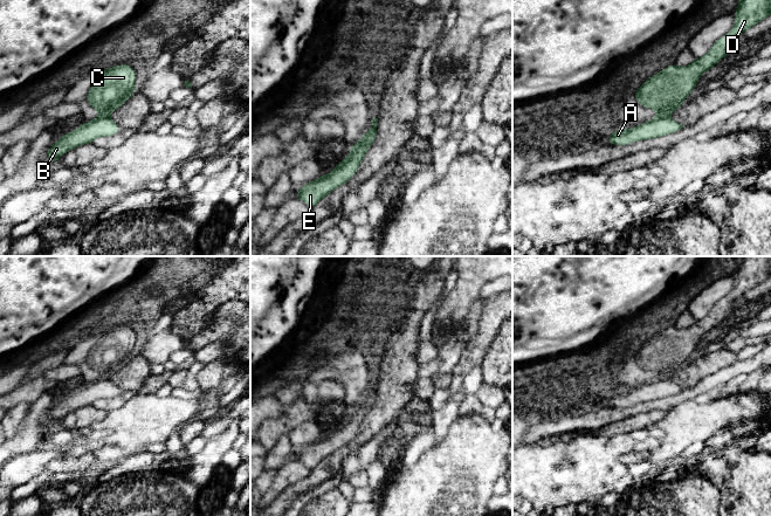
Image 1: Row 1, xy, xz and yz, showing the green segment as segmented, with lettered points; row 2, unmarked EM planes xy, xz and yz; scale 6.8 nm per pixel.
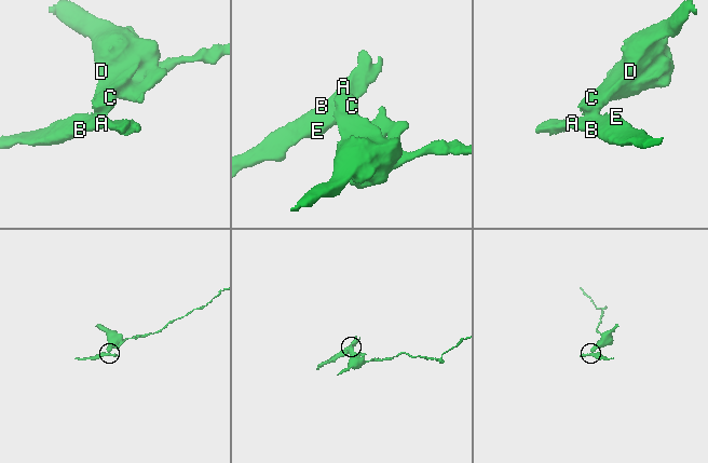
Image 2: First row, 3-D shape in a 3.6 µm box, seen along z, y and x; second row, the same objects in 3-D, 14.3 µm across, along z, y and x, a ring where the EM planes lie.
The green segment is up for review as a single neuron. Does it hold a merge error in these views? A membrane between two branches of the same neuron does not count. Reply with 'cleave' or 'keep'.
cleave

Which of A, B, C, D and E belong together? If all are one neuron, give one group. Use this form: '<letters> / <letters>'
A B E / C D

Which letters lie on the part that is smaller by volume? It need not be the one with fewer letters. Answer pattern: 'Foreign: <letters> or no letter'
Foreign: A, B, E

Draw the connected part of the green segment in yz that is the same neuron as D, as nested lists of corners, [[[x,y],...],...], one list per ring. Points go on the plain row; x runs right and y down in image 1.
[[[739,256],[734,276],[735,287],[710,312],[686,329],[670,326],[650,338],[633,356],[645,370],[658,374],[653,380],[667,380],[677,372],[697,348],[698,340],[730,316],[737,298],[766,281],[771,276],[771,256]]]

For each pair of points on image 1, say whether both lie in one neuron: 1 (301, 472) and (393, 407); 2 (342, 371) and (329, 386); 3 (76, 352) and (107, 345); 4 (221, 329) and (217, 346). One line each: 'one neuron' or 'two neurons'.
1: two neurons
2: two neurons
3: one neuron
4: two neurons

